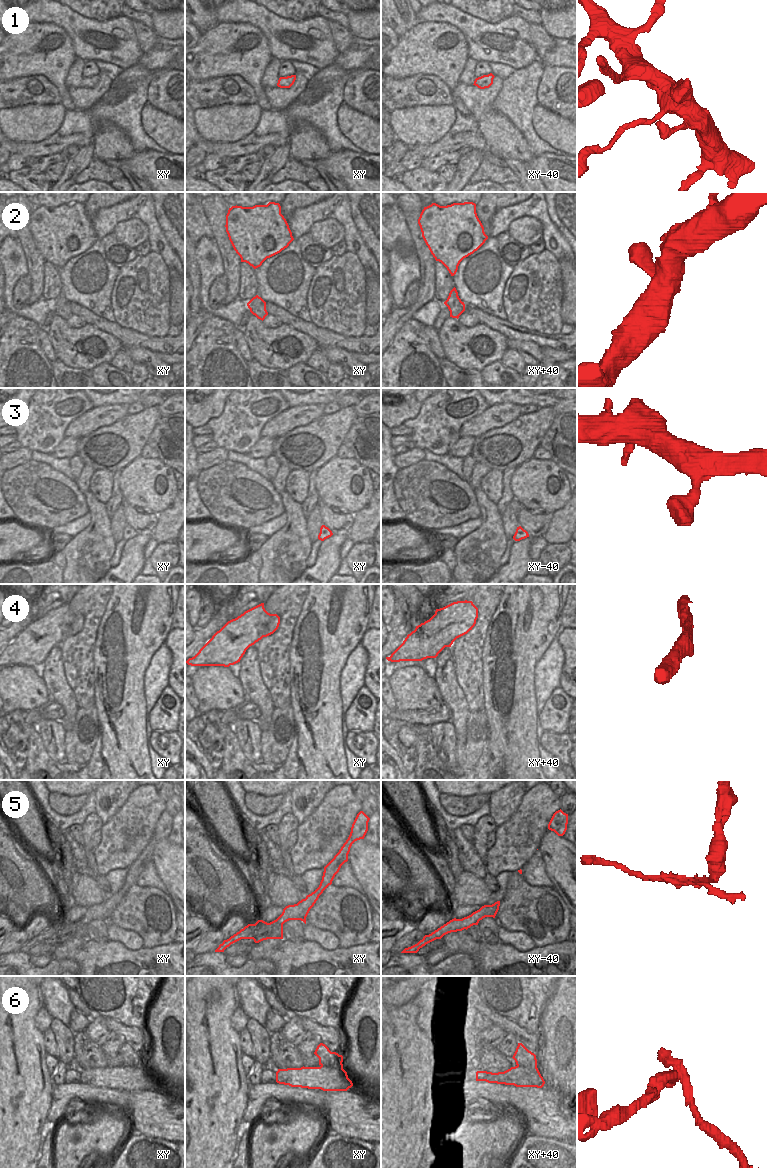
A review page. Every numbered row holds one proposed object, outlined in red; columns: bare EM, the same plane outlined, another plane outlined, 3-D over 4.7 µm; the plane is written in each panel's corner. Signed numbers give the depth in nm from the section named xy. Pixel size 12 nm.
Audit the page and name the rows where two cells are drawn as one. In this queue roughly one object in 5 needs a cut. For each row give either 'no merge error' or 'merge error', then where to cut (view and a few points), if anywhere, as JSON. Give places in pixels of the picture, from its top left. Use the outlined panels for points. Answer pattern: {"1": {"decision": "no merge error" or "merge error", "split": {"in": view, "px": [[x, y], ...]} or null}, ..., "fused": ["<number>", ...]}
{"1": {"decision": "no merge error", "split": null}, "2": {"decision": "no merge error", "split": null}, "3": {"decision": "no merge error", "split": null}, "4": {"decision": "no merge error", "split": null}, "5": {"decision": "merge error", "split": {"in": "xy", "px": [[333, 858], [343, 863]]}}, "6": {"decision": "merge error", "split": {"in": "xy", "px": [[321, 1065], [337, 1069], [342, 1068]]}}, "fused": ["5", "6"]}

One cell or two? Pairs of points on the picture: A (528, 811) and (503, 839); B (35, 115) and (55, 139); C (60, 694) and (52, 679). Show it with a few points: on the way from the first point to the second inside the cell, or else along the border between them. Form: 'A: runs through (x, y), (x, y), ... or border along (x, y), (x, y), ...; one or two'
A: runs through (524, 818), (510, 832); one
B: border along (56, 131), (38, 142), (30, 143); two
C: runs through (59, 690), (56, 683); one

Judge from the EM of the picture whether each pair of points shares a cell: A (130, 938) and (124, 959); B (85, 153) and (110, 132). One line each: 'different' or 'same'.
A: different
B: different

